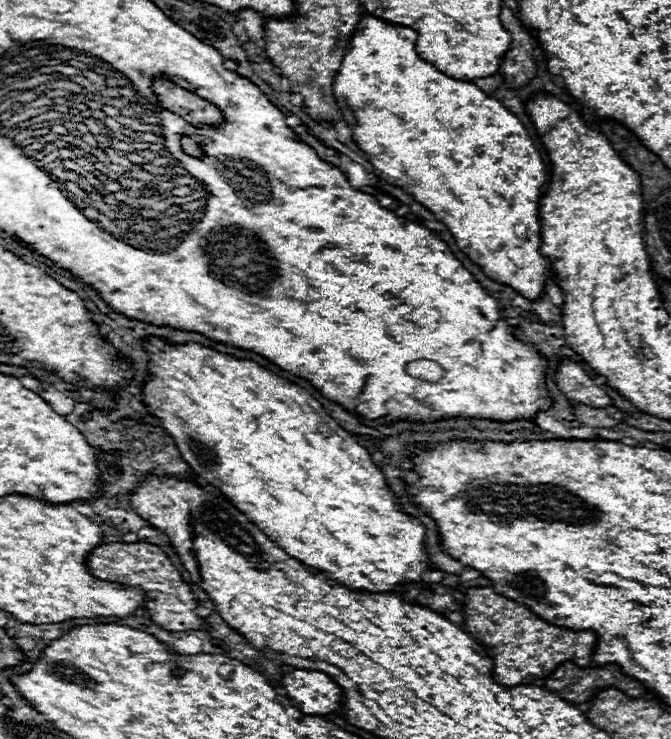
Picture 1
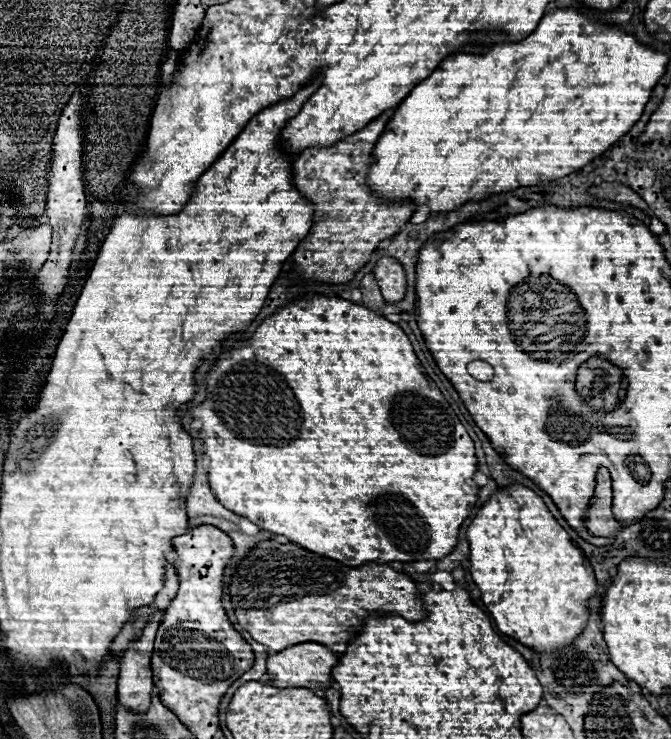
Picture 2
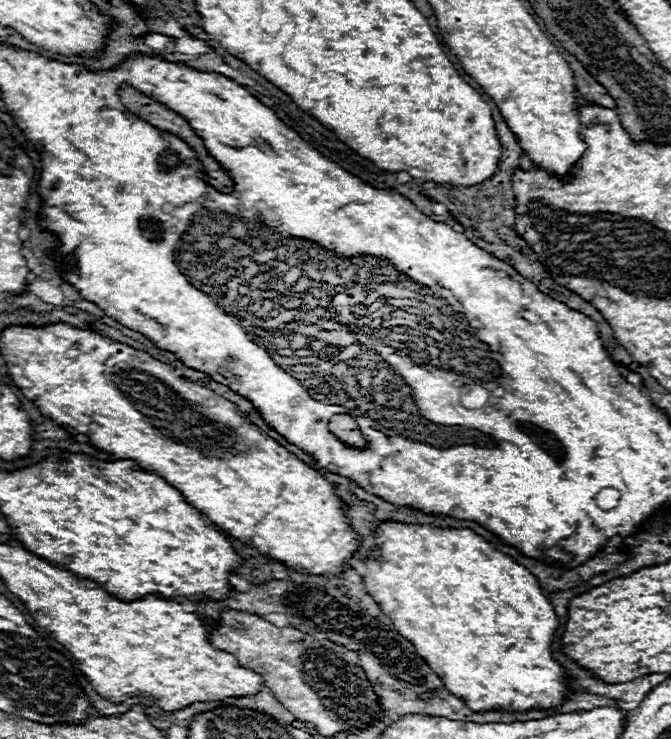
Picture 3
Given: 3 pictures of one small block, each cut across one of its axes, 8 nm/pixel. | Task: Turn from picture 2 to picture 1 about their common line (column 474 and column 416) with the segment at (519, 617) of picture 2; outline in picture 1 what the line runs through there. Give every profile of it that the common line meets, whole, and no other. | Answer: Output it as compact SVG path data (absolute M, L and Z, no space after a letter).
M152 338L146 346L146 350L150 352L150 364L148 364L150 376L148 376L148 382L144 386L142 398L144 398L146 406L150 408L150 412L160 420L162 428L166 432L170 432L170 436L176 440L176 446L182 452L182 458L190 464L190 468L194 468L194 474L200 480L204 480L212 486L218 486L224 494L228 494L230 502L234 502L234 506L242 514L246 514L246 518L252 524L262 528L262 532L266 532L266 536L272 542L276 542L282 550L286 550L286 554L302 560L304 564L308 564L316 570L322 570L326 576L330 576L332 580L336 580L340 584L346 584L348 588L370 590L370 592L390 592L396 586L422 582L422 574L426 570L434 570L434 564L430 562L428 550L424 544L424 534L426 534L424 524L418 518L406 514L398 506L398 496L386 484L382 470L372 462L372 456L368 454L368 450L364 446L360 446L354 440L354 436L350 432L346 432L334 418L330 418L326 414L326 410L322 408L322 404L318 400L314 400L304 388L278 378L276 374L258 366L252 360L236 360L228 354L214 352L214 350L200 346L200 344L166 346L162 340Z

